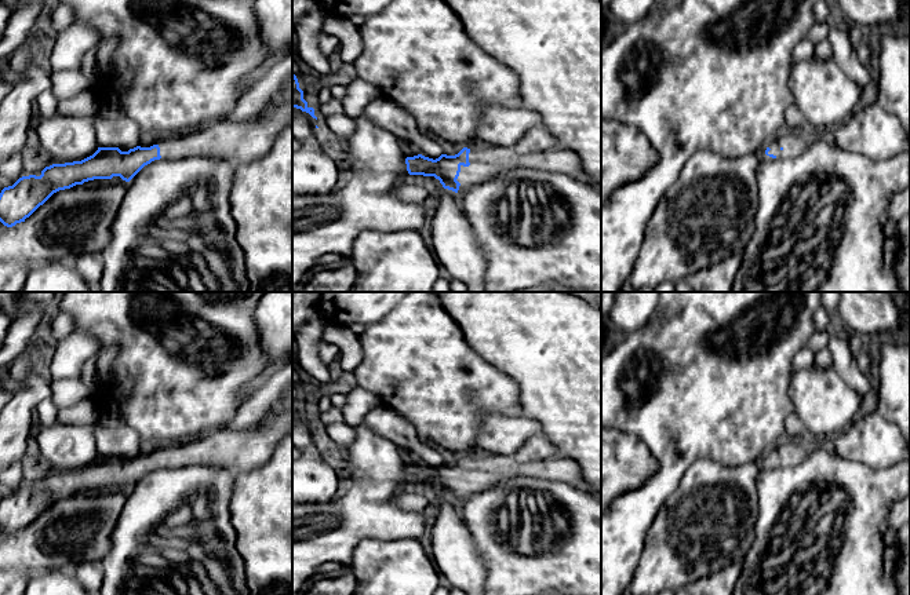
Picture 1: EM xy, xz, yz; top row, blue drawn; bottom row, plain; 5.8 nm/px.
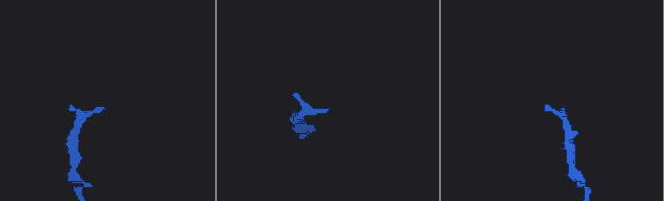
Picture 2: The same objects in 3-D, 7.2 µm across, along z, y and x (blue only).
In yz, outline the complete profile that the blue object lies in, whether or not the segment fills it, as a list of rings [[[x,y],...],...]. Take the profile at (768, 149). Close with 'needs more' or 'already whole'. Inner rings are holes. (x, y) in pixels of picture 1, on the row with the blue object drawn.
[[[783,131],[769,142],[765,154],[772,158],[780,157],[785,154],[783,145],[787,140],[791,140],[797,146],[804,146],[808,139],[804,131]]]; needs more

